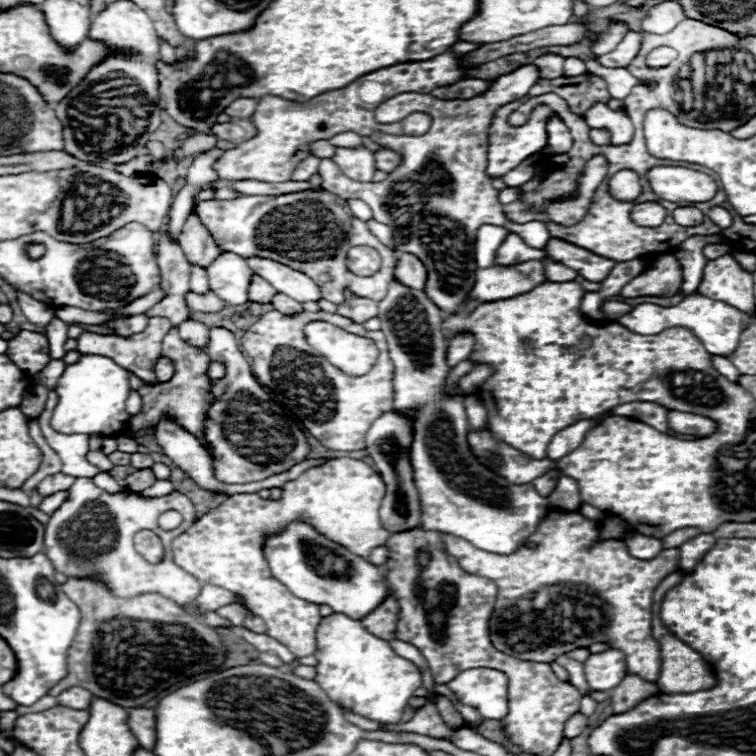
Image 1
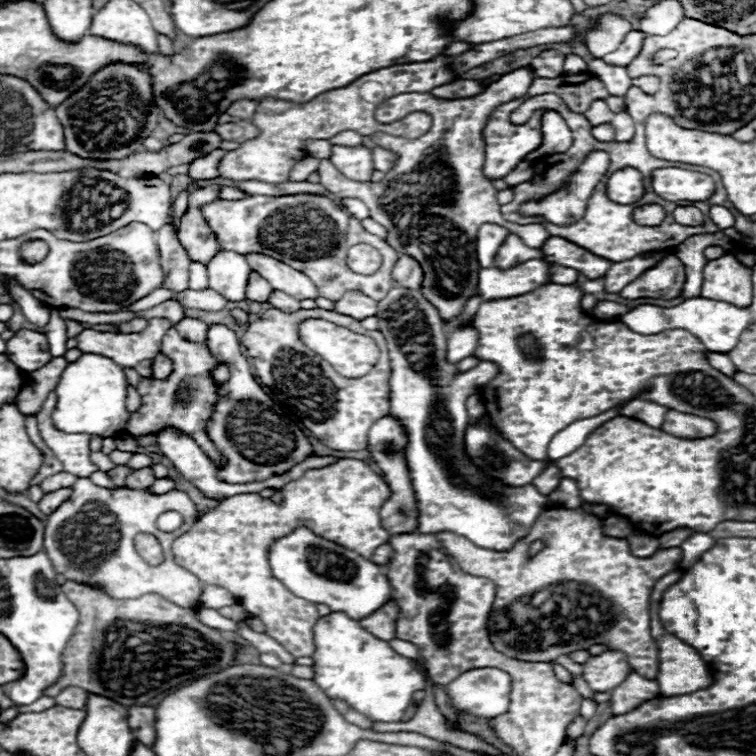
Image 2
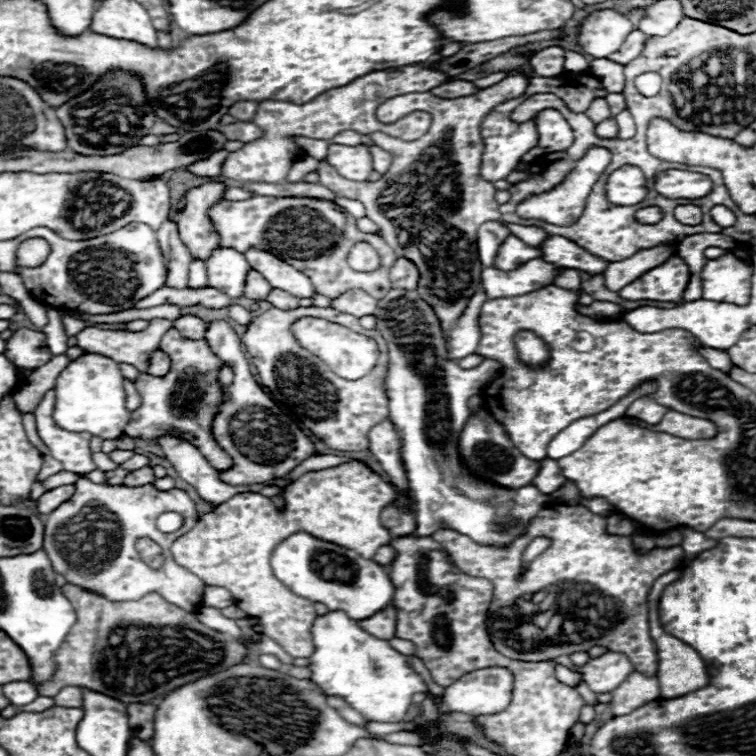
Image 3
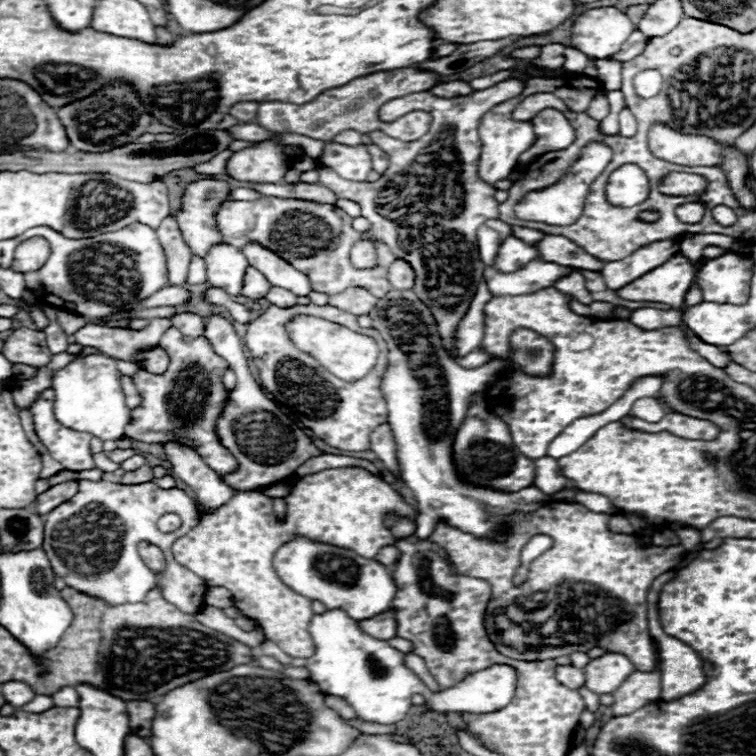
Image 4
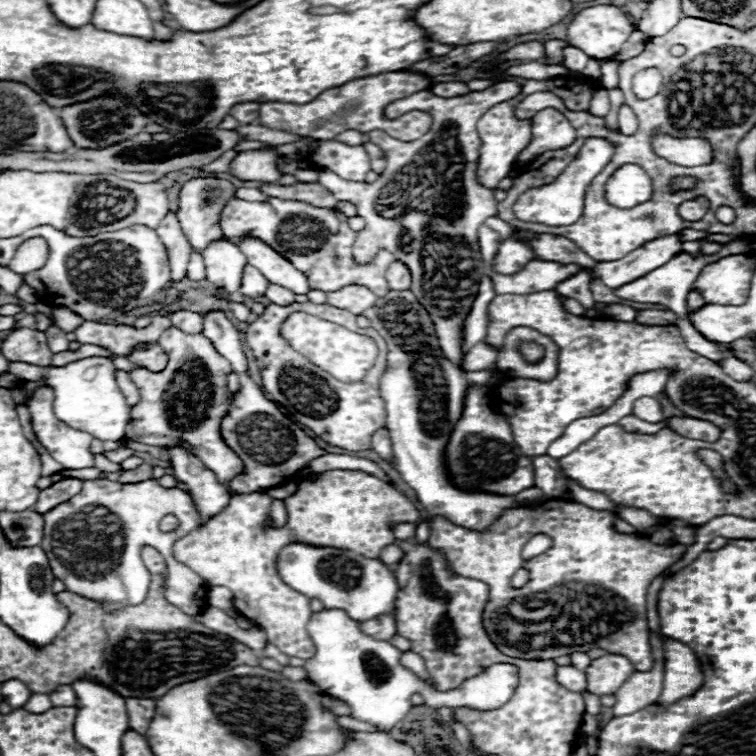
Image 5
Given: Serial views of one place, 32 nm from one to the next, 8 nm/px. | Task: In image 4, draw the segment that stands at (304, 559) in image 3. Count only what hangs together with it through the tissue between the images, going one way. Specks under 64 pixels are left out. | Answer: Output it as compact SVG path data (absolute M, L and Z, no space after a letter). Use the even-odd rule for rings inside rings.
M296 536L276 550L272 566L288 588L300 592L300 596L322 602L328 610L344 610L352 620L368 620L392 608L396 584L388 568L352 550Z

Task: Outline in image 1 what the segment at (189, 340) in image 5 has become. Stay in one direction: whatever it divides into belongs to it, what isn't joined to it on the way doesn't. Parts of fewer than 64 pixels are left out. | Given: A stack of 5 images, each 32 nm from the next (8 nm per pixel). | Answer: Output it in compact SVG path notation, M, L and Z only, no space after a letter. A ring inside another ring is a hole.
M172 328L172 332L168 332L168 336L164 336L162 340L162 356L170 358L176 370L176 376L172 376L172 380L168 384L156 384L156 386L142 386L140 388L140 396L142 396L142 412L140 416L130 418L130 430L138 432L142 428L152 428L160 416L164 412L174 414L174 418L194 436L198 436L202 440L202 444L208 448L208 442L204 440L204 420L208 416L208 408L212 404L212 394L210 394L210 380L206 378L206 368L210 364L210 358L204 350L198 350L190 344L186 344L178 330Z

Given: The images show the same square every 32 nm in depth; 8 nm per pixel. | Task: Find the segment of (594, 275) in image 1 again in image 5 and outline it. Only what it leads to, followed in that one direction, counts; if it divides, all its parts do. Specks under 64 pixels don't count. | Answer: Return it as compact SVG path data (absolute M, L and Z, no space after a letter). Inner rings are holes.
M540 234L540 238L528 242L536 256L546 262L560 262L560 264L578 264L582 268L594 268L598 260L590 258L586 252L576 248L572 240L566 240L564 236L552 236L552 234Z

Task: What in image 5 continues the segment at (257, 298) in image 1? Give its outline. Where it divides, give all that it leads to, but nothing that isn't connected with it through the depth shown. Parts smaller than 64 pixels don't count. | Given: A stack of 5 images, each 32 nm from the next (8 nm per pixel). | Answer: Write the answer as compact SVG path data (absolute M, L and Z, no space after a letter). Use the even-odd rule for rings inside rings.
M248 264L248 268L244 268L244 280L242 280L242 286L240 286L240 292L244 296L250 296L250 298L258 298L258 296L264 296L266 290L268 290L268 280Z

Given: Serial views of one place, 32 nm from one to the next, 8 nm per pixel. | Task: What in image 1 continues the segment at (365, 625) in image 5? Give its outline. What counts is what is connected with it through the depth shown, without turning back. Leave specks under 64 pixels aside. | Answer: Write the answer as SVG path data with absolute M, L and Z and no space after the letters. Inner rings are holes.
M388 592L384 602L376 610L372 610L368 616L362 618L362 624L374 636L378 636L382 640L394 640L396 626L398 626L398 610L400 608L398 608L396 598L392 596L392 592Z

